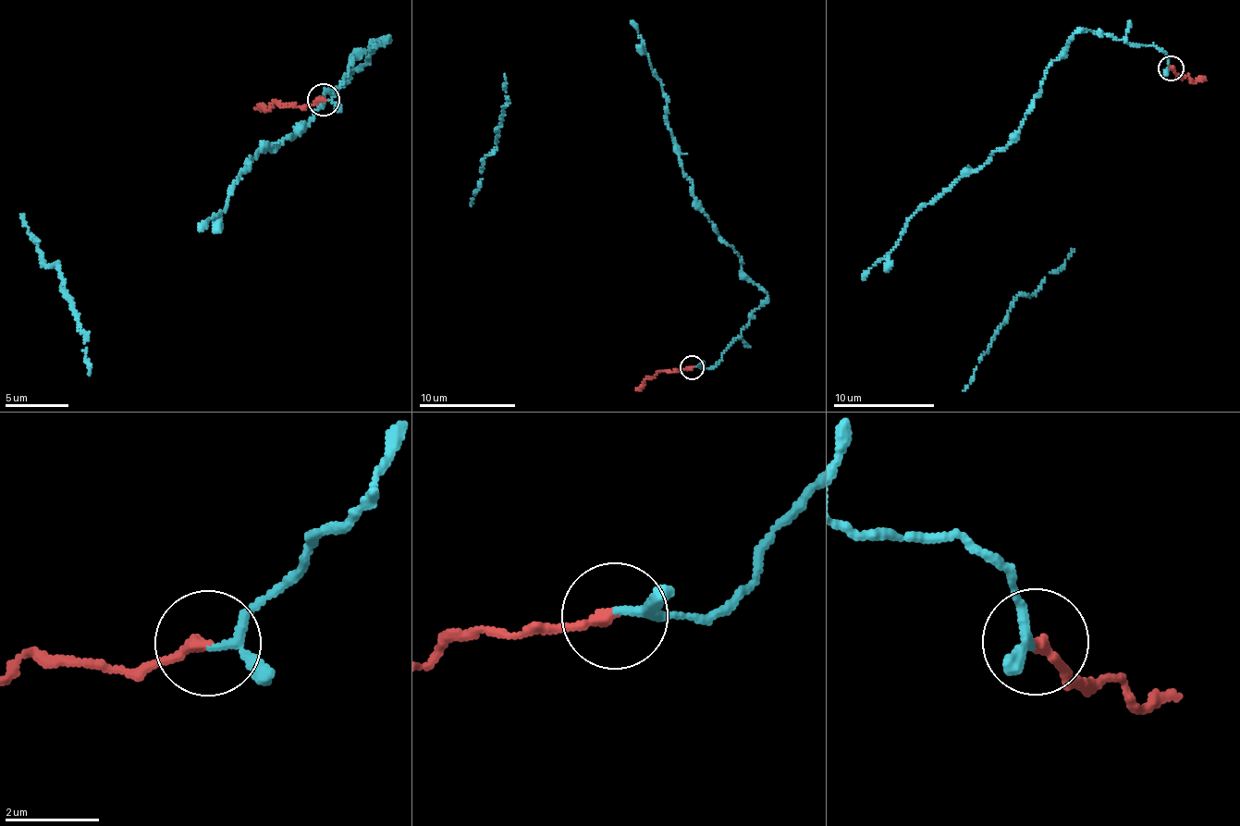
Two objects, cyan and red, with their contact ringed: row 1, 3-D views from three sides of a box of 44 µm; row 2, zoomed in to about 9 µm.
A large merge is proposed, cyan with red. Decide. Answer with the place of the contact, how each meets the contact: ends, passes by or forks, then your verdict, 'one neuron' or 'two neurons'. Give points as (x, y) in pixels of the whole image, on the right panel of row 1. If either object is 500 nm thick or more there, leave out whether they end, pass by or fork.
at (1171, 67); cyan passes by; red ends there; one neuron

